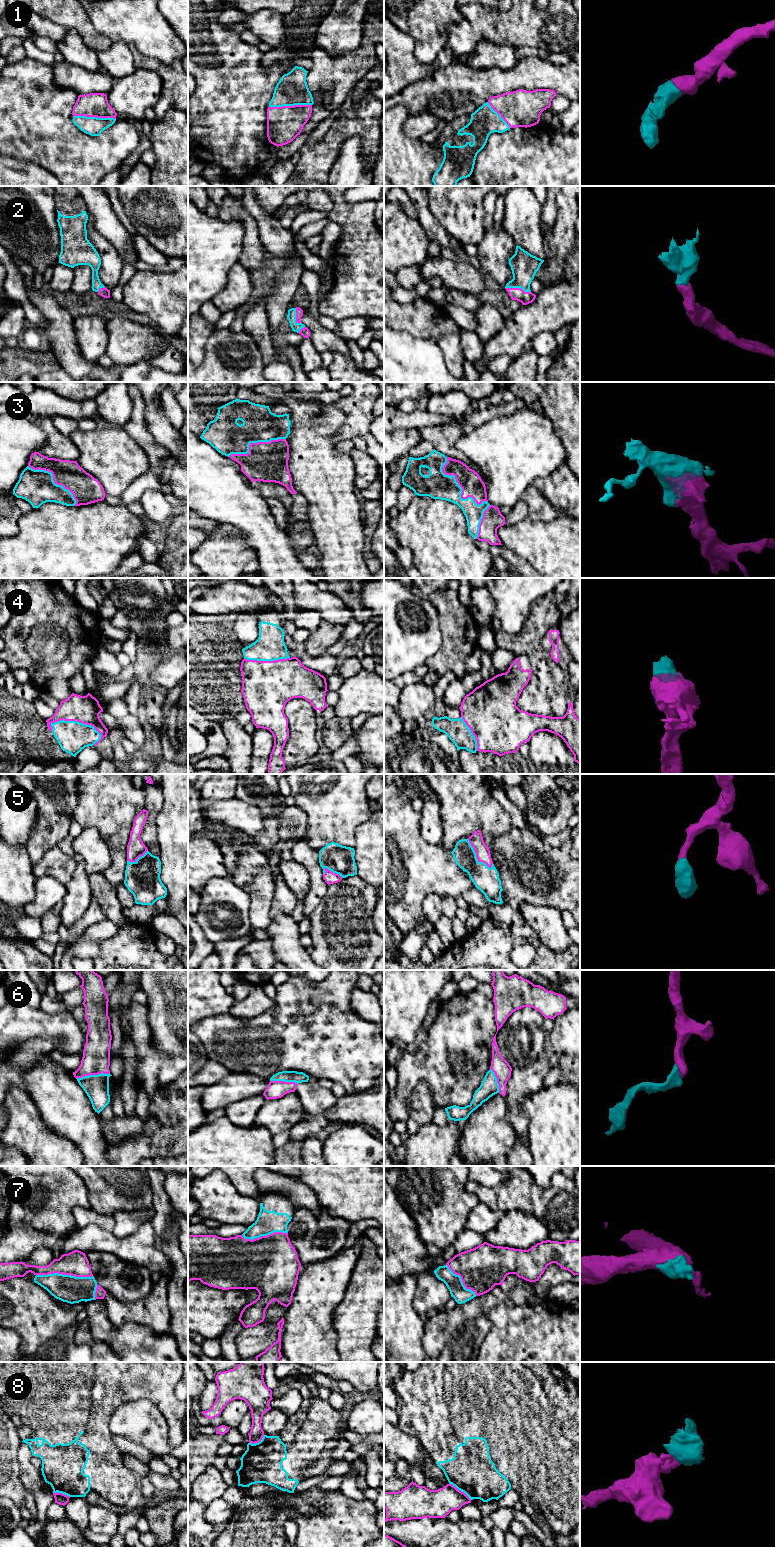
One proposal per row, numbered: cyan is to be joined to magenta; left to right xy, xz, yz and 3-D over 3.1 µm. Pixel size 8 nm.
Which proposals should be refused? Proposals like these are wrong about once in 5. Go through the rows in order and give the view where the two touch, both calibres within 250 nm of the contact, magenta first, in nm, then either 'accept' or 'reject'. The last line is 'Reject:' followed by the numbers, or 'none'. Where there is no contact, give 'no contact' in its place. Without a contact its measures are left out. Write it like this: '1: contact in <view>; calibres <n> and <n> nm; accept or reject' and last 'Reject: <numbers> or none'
1: contact in xy; calibres 190 and 150 nm; accept
2: contact in yz; calibres 100 and 220 nm; accept
3: contact in yz; calibres 180 and 220 nm; accept
4: contact in xy; calibres 220 and 260 nm; accept
5: contact in yz; calibres 110 and 200 nm; accept
6: contact in xy; calibres 220 and 200 nm; accept
7: contact in xy; calibres 200 and 220 nm; accept
8: contact in yz; calibres 220 and 360 nm; reject
Reject: 8

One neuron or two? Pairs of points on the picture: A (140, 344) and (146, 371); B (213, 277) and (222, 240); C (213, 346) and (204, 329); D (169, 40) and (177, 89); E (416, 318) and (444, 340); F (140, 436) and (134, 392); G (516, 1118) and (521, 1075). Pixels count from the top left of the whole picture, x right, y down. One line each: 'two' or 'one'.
A: two
B: one
C: two
D: two
E: one
F: one
G: one

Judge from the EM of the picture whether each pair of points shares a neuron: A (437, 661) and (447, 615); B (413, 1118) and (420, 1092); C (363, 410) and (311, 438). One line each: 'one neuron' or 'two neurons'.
A: one neuron
B: one neuron
C: two neurons

